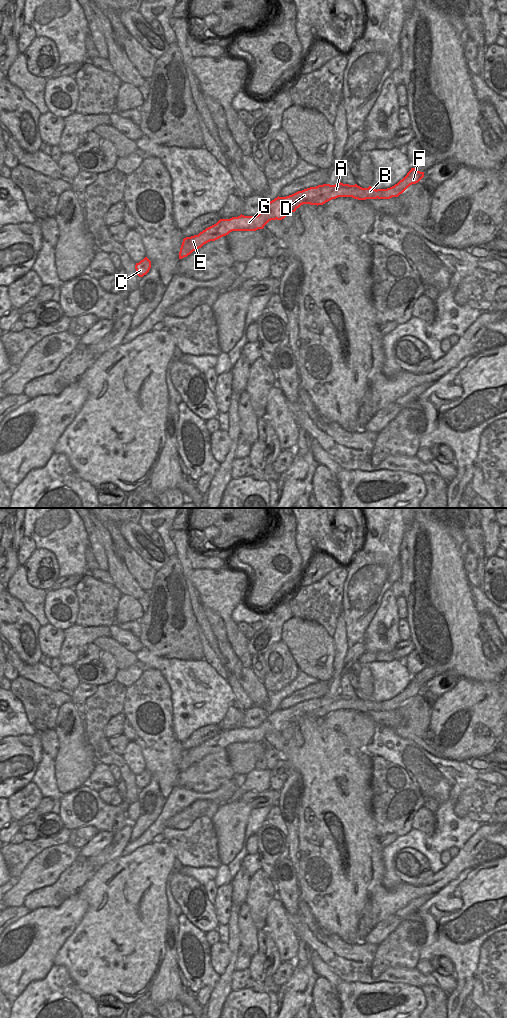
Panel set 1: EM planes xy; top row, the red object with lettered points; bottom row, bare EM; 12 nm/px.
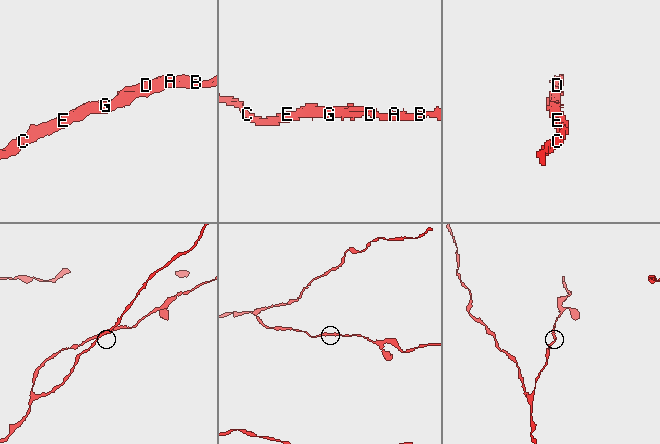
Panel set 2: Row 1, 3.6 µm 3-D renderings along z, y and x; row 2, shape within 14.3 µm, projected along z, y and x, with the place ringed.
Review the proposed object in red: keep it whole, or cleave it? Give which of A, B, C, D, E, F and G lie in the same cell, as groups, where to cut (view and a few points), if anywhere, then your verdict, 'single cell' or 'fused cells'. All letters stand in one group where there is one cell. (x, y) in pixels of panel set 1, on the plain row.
A B C D E F G | no cut | single cell

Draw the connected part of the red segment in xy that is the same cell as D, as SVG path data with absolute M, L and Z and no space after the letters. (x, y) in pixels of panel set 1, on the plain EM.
M411 680L402 692L387 701L376 702L371 698L362 700L357 696L349 697L339 694L335 697L323 696L310 699L286 709L278 708L270 713L267 719L256 728L244 728L241 726L230 731L220 731L216 736L206 740L198 747L184 750L179 764L179 771L187 769L204 756L226 748L232 743L256 743L263 741L269 733L282 732L303 716L318 718L338 709L352 709L358 712L390 711L398 709L410 697L418 695L423 689L424 684Z

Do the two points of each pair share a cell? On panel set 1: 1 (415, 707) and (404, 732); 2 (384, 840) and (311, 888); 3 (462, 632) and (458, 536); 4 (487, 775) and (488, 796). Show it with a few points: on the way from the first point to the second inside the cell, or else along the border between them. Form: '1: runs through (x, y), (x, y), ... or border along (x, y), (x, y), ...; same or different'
1: runs through (415, 713), (415, 721), (410, 726); same
2: border along (378, 838), (378, 843), (382, 848); different
3: border along (446, 530), (463, 558); different
4: border along (478, 778), (496, 785); different

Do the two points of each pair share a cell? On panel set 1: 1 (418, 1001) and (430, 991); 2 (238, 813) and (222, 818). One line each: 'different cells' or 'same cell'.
1: different cells
2: same cell

